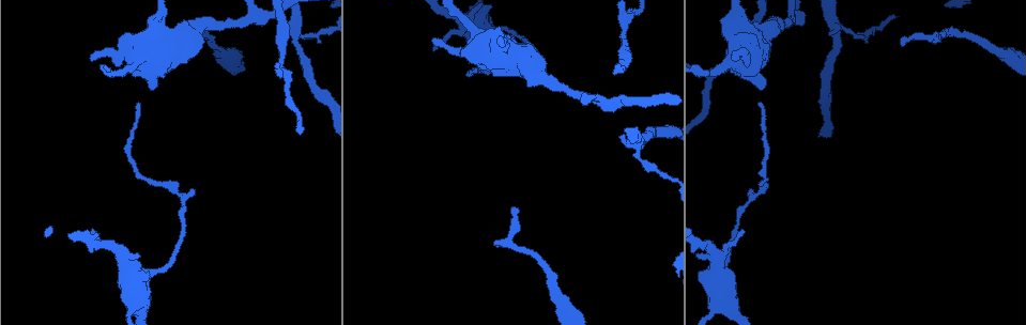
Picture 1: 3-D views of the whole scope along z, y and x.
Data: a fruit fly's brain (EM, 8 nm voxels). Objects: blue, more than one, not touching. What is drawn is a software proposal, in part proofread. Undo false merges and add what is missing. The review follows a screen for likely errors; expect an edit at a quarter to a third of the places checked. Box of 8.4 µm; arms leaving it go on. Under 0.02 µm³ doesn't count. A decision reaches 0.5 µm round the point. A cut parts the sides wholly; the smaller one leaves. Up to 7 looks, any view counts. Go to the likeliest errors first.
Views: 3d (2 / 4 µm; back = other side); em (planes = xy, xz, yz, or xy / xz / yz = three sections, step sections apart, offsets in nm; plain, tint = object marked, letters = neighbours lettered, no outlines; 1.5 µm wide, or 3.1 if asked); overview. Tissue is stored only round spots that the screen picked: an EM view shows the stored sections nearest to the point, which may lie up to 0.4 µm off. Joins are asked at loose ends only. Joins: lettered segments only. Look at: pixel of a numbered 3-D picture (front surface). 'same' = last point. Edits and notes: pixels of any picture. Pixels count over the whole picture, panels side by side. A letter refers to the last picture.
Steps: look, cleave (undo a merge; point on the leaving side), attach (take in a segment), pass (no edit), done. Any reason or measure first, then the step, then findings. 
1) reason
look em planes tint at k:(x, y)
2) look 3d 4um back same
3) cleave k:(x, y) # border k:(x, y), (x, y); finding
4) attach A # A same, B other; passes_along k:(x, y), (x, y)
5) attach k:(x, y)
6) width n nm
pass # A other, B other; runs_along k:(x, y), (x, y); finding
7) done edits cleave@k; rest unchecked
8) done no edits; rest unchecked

sharp bend
look 3d 2um at 1:(637, 145)

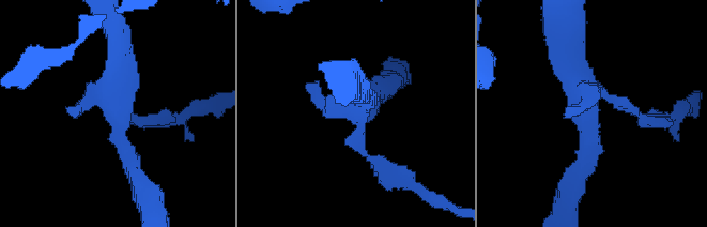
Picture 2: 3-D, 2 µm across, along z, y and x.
arms 3; need the tissue
look em planes letters at 2:(117, 108)

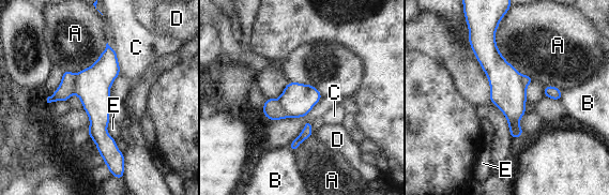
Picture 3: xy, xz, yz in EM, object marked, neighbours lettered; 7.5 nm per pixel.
longest_contact A 480 nm
cleave 3:(66, 88) # A other, B other, C other, D other, E other; a second neuron is stuck on

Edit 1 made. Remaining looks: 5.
redraw
look overview

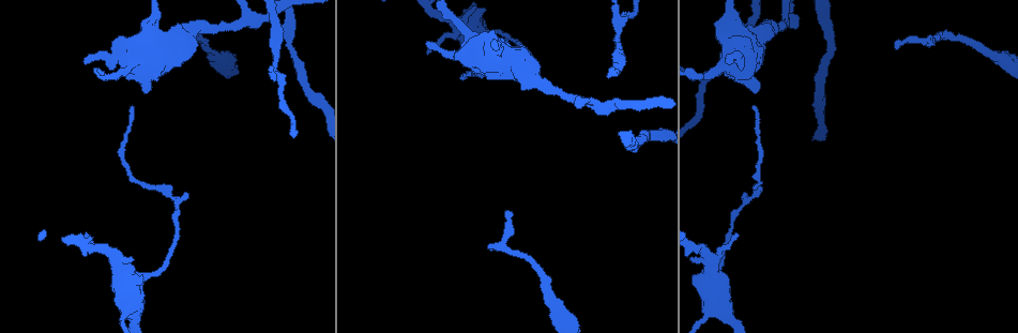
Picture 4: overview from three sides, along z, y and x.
look 3d 2um at 4:(280, 73)

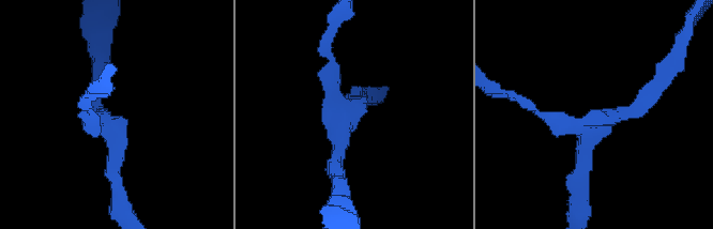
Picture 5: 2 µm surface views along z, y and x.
now the EM
look em planes tint at 5:(600, 121)

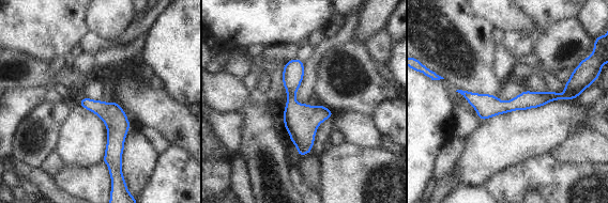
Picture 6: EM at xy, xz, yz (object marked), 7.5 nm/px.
look em planes letters same

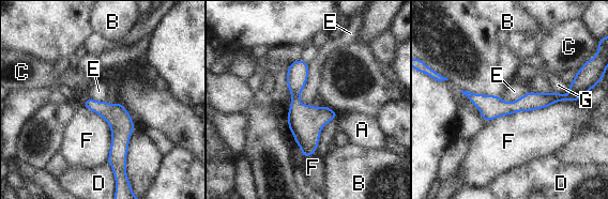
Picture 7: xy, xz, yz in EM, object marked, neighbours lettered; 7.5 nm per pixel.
width 110 nm
pass # A other, B other, C other, D other, E other, F other, G other; border 7:(579, 100), (557, 101), (485, 121); continuous, no second neuron

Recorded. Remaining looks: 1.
done edits cleave@3; rest unchecked

